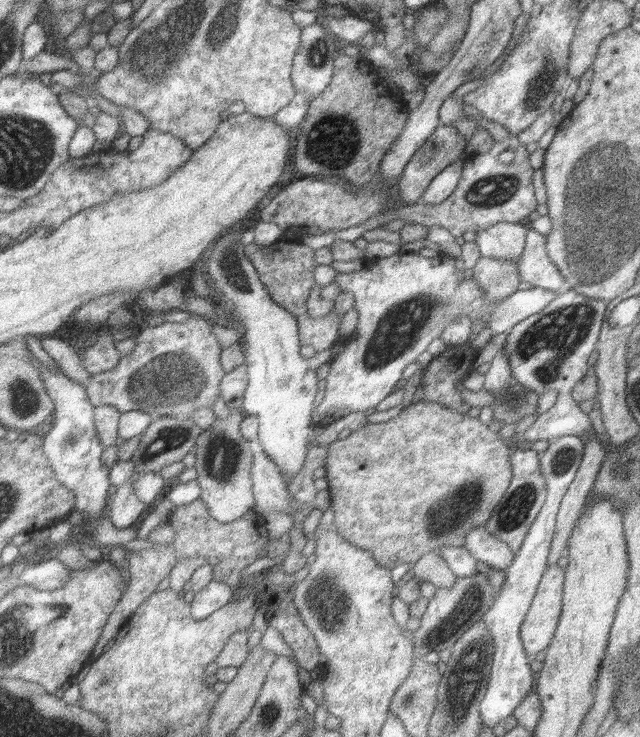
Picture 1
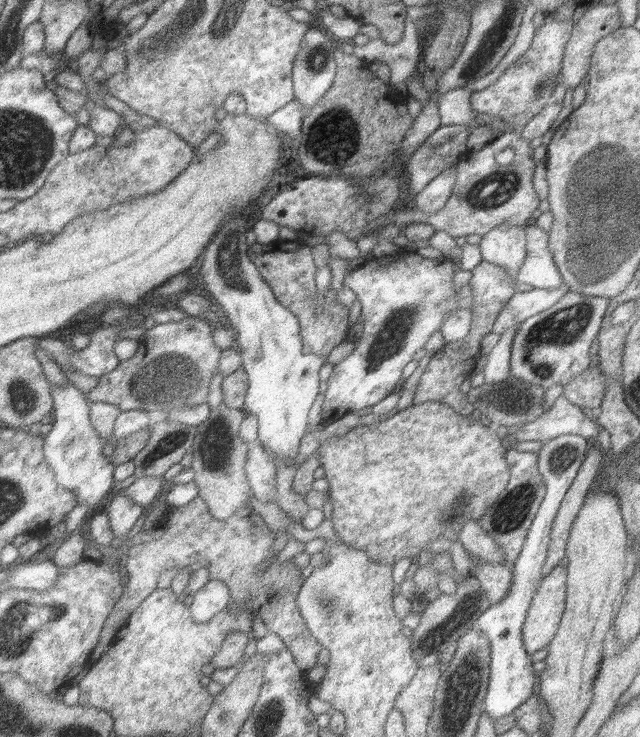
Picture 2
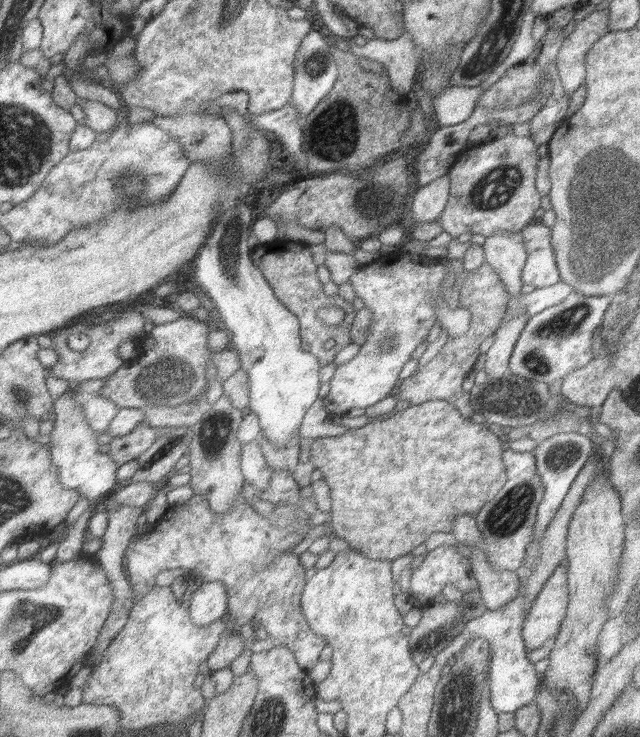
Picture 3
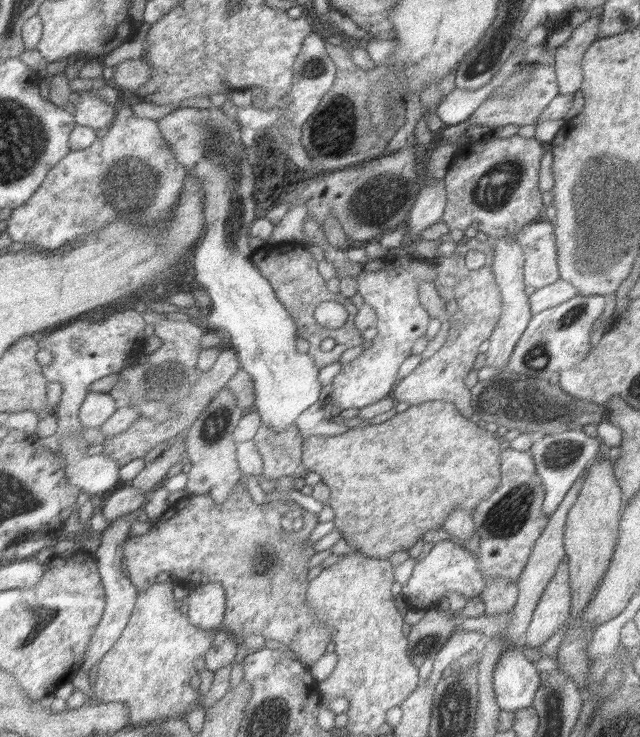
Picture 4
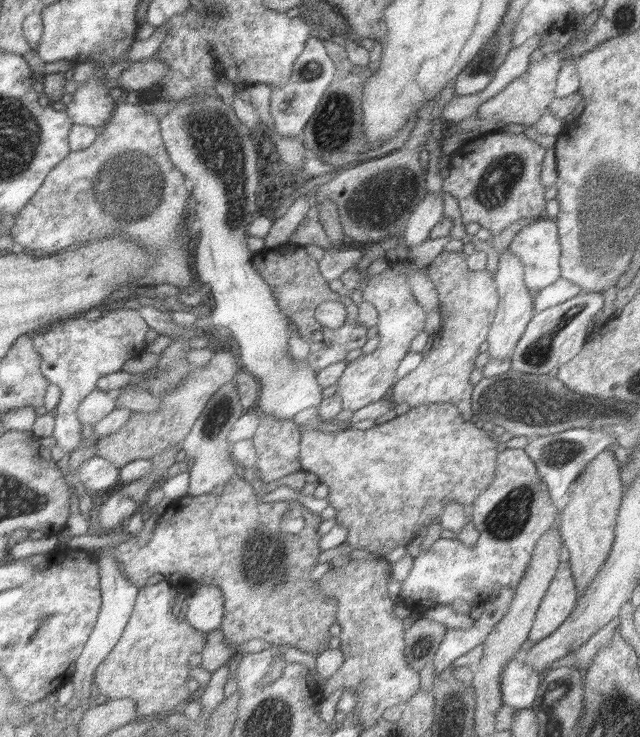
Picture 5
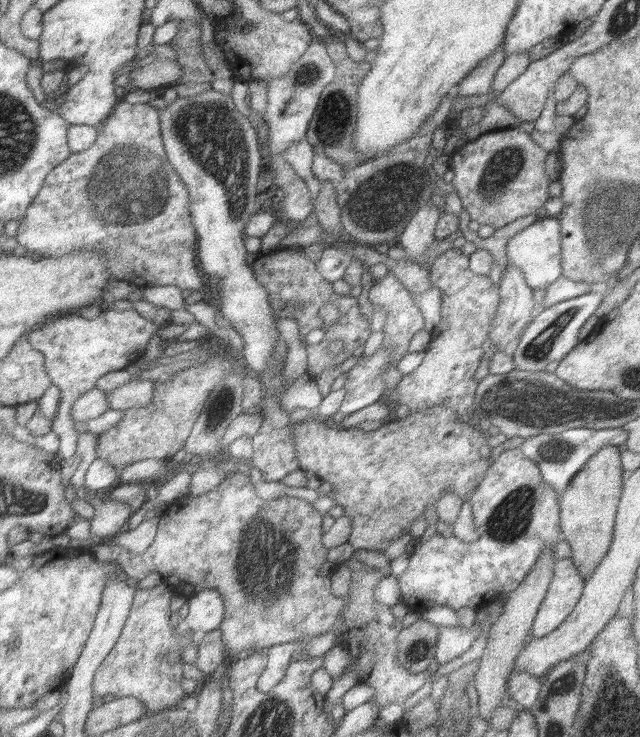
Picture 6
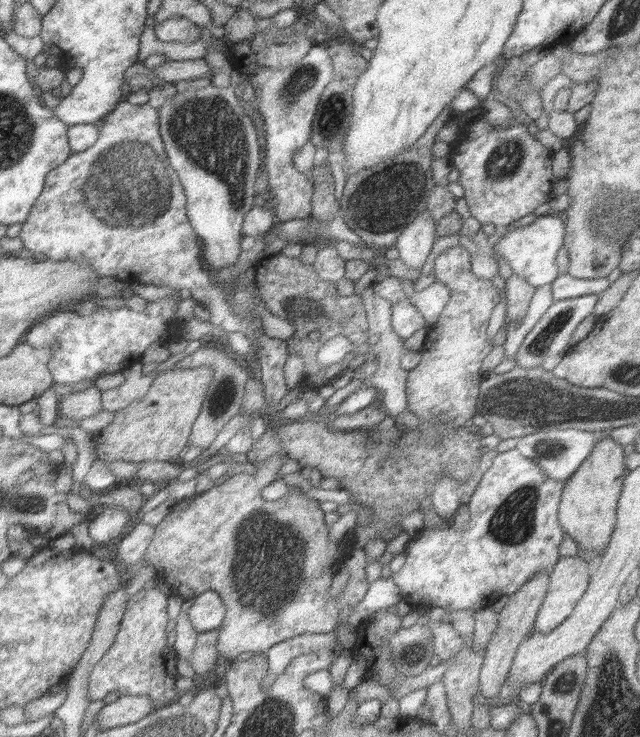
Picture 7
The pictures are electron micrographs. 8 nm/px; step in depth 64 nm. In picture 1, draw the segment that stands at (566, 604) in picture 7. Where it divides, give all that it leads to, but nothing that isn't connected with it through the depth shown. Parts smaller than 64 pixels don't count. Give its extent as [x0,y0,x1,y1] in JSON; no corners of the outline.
[521,566,565,658]

